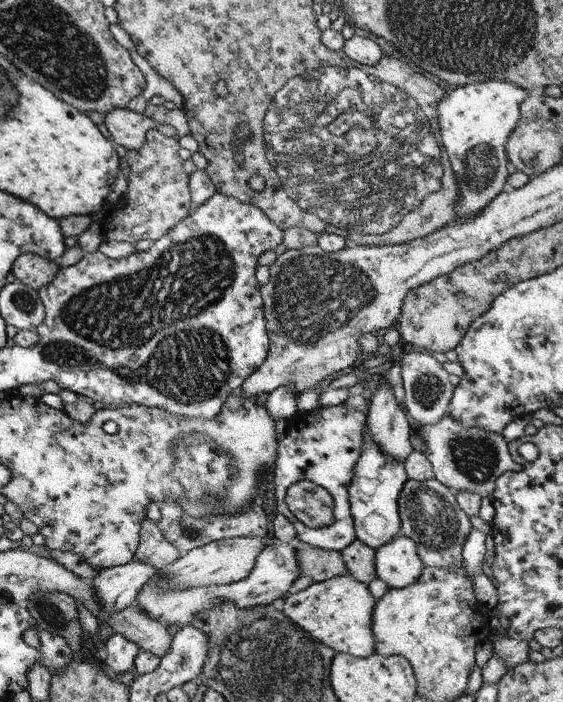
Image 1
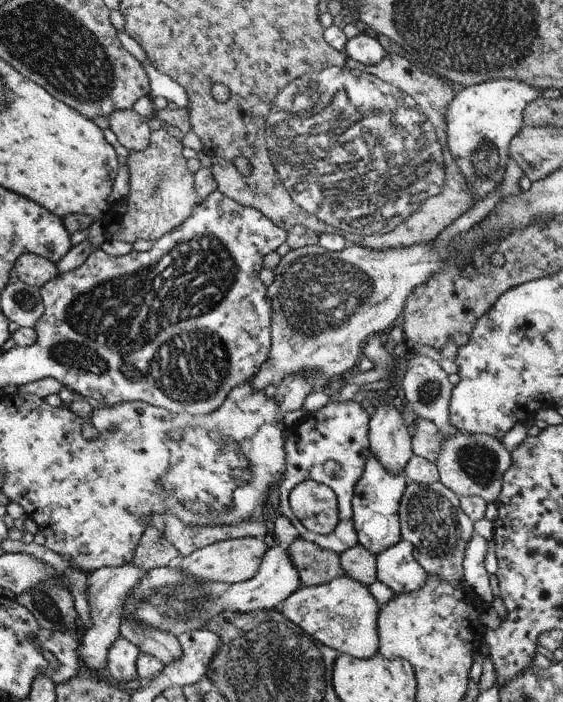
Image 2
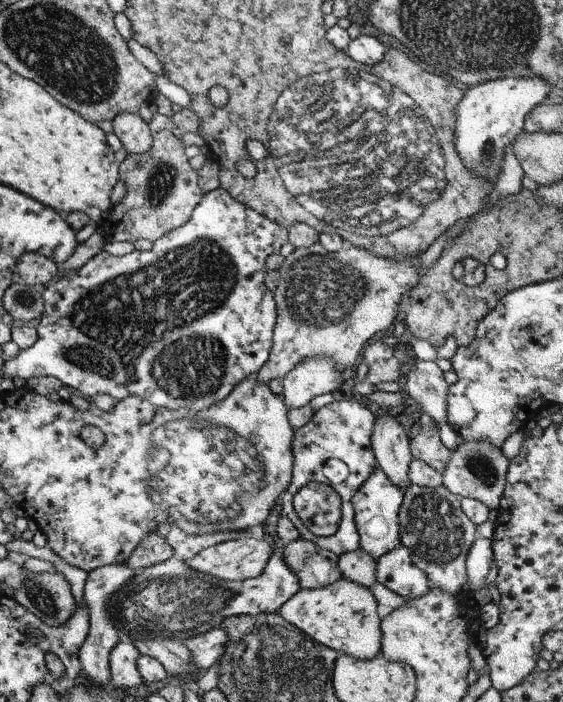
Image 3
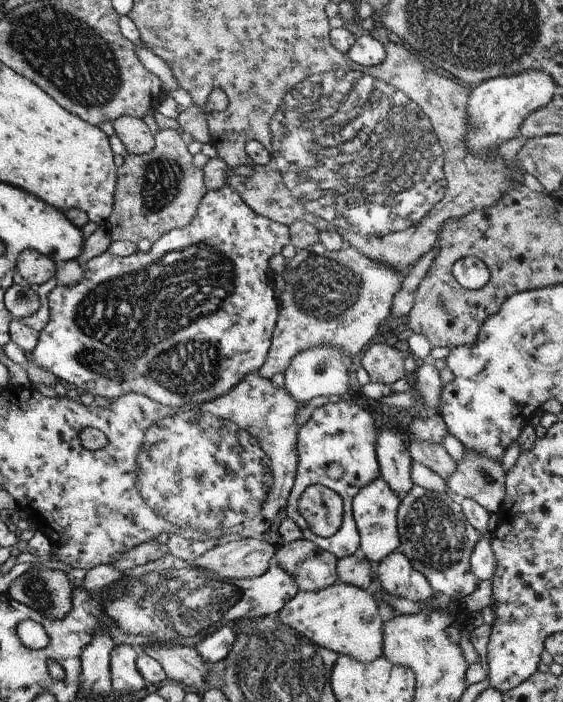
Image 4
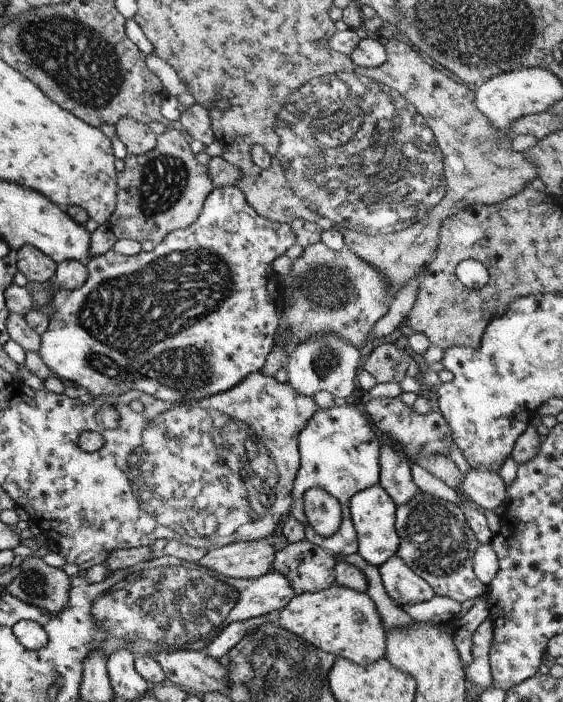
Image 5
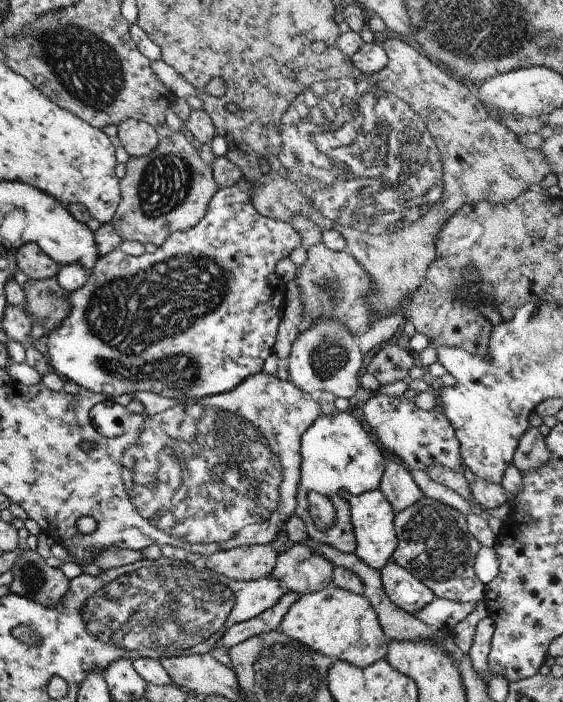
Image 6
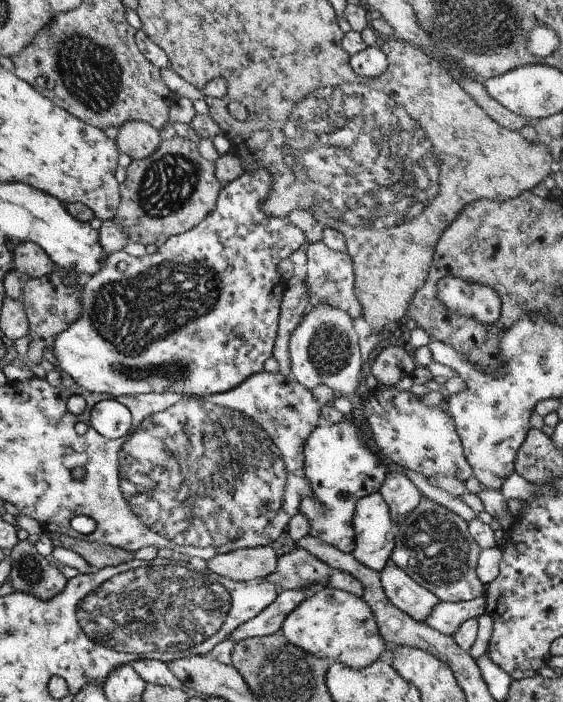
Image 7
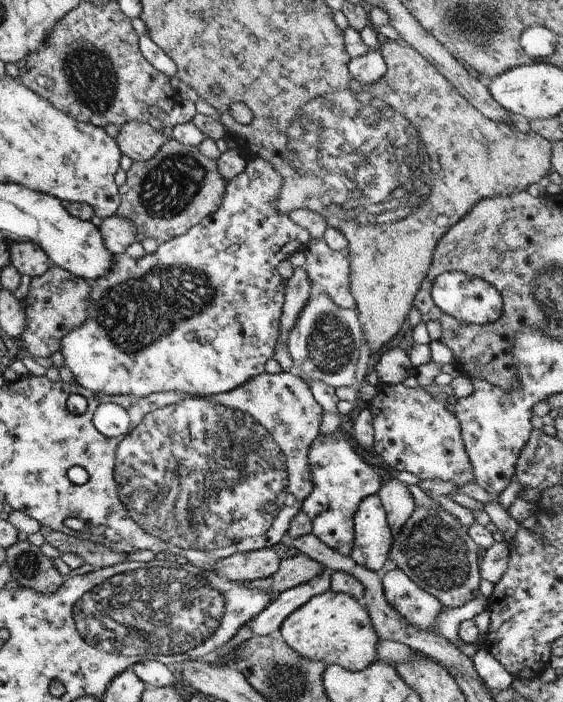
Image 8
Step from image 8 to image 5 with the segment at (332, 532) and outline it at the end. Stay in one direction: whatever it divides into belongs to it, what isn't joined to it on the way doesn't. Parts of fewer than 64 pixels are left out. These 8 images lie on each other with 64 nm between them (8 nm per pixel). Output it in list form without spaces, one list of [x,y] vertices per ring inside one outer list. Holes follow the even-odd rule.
[[[346,404],[333,405],[327,409],[320,406],[307,420],[305,428],[297,435],[299,468],[293,488],[291,489],[291,510],[288,516],[303,523],[305,540],[320,546],[334,556],[349,556],[357,553],[357,535],[351,522],[349,500],[356,492],[364,491],[378,484],[379,478],[379,447],[381,437],[369,419],[357,408]],[[310,488],[321,488],[337,499],[341,509],[341,524],[331,536],[323,537],[315,534],[306,522],[303,512],[303,493]]]

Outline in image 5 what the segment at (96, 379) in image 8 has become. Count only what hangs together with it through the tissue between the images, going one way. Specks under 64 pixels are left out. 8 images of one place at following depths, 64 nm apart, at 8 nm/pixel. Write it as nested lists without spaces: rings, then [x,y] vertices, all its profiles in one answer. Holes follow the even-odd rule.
[[[227,185],[211,190],[203,201],[203,206],[197,220],[183,230],[172,230],[166,234],[159,244],[154,245],[149,252],[141,251],[133,256],[123,256],[109,249],[105,254],[95,255],[87,262],[87,280],[76,289],[65,290],[57,288],[51,296],[53,314],[48,318],[48,325],[40,336],[39,358],[51,370],[52,374],[64,382],[71,391],[86,391],[91,396],[119,396],[127,391],[139,391],[169,402],[170,404],[196,402],[225,392],[241,382],[245,376],[259,373],[265,357],[273,348],[276,330],[280,319],[283,290],[279,286],[280,279],[271,268],[275,258],[284,255],[287,248],[295,244],[295,236],[290,224],[267,220],[259,216],[245,200],[245,196],[235,185]]]

